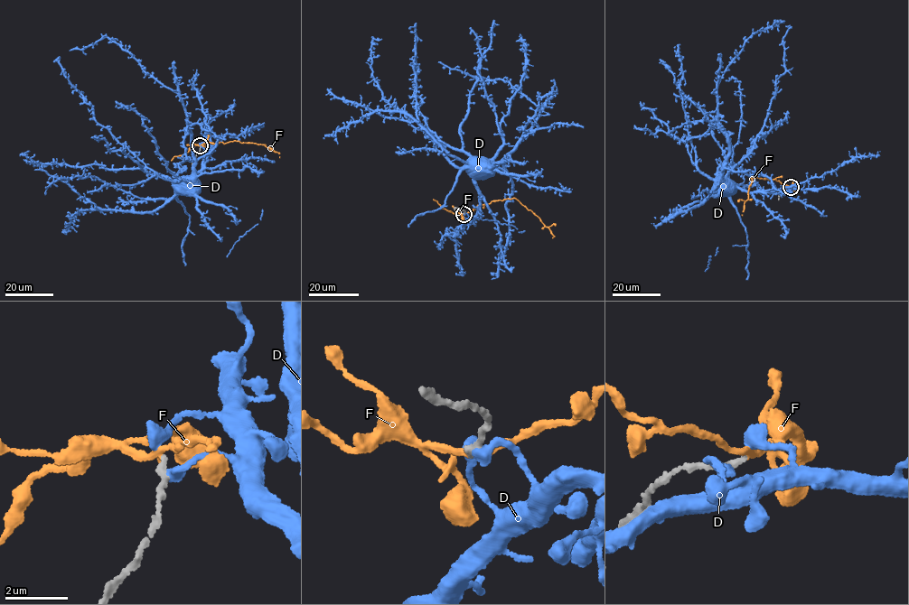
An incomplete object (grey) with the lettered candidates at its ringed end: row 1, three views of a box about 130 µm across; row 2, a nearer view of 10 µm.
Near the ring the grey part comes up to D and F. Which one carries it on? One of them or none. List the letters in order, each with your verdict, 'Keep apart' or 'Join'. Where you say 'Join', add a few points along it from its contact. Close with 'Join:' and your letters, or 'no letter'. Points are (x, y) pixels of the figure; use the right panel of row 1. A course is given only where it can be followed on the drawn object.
D: Keep apart
F: Keep apart
Join: no letter

